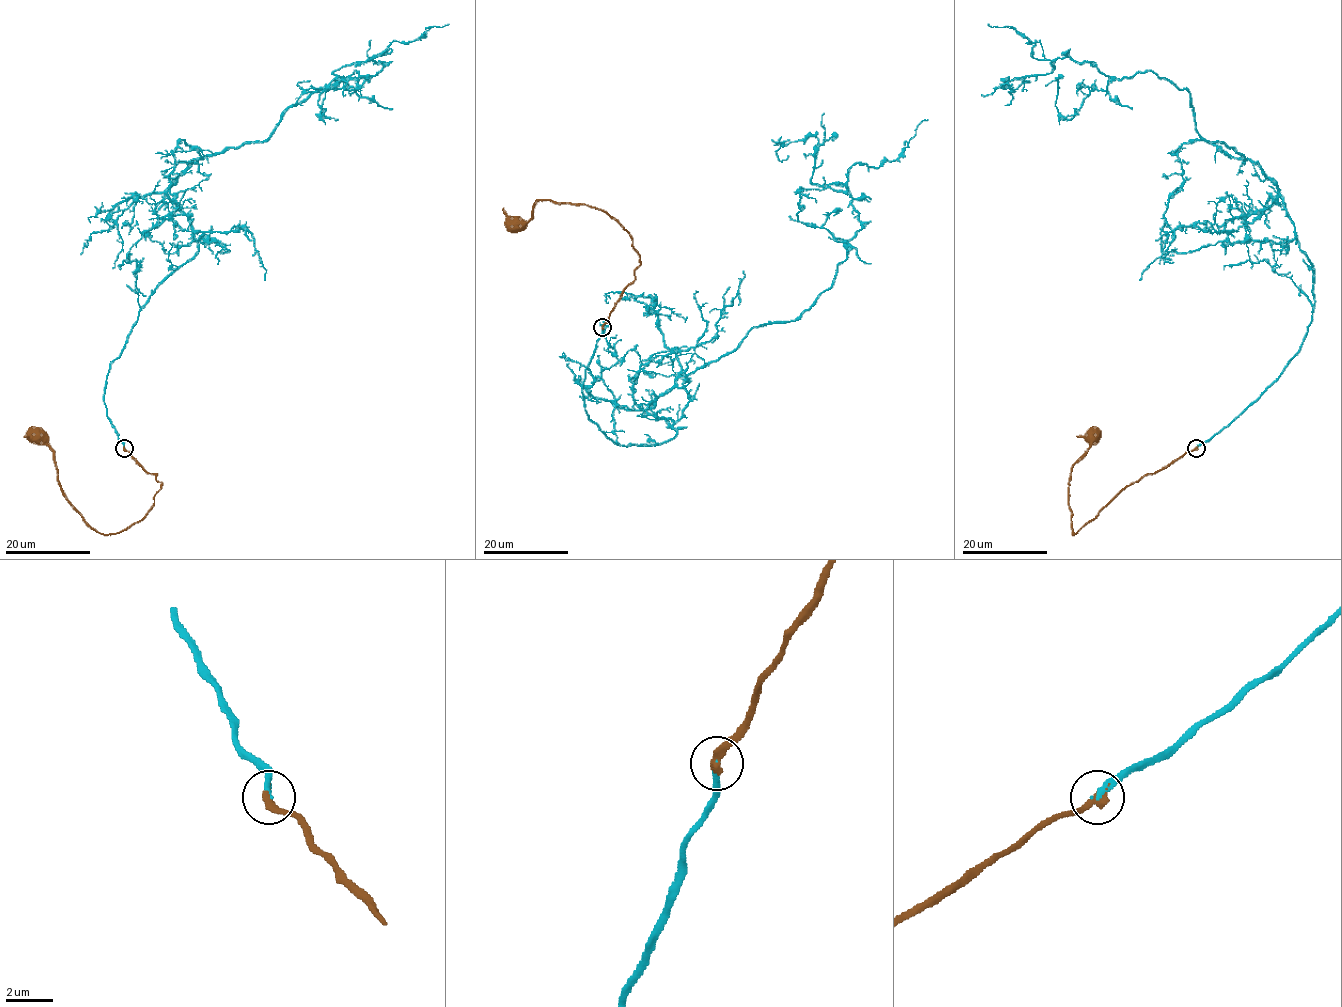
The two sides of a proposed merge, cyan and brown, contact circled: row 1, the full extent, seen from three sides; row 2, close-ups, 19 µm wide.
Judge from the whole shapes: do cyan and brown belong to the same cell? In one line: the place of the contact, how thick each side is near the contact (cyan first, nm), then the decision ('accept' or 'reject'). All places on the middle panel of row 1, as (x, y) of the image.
place (602, 327); calibres 260 and 400 nm; accept

